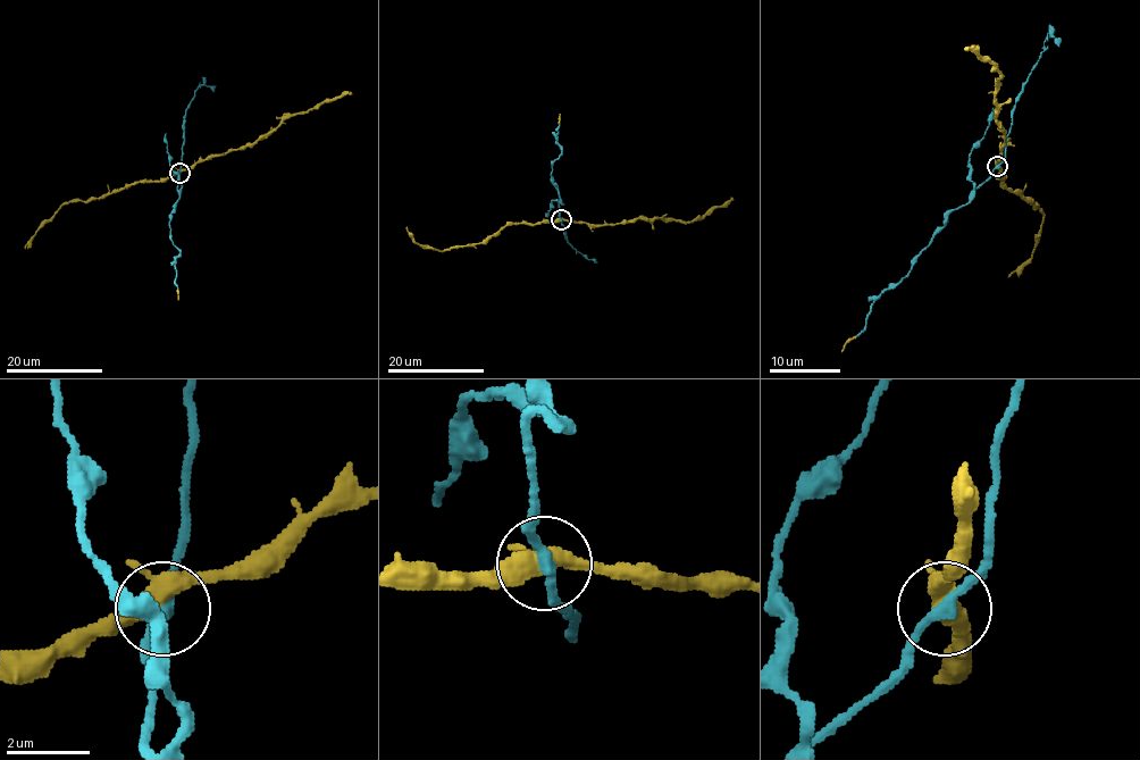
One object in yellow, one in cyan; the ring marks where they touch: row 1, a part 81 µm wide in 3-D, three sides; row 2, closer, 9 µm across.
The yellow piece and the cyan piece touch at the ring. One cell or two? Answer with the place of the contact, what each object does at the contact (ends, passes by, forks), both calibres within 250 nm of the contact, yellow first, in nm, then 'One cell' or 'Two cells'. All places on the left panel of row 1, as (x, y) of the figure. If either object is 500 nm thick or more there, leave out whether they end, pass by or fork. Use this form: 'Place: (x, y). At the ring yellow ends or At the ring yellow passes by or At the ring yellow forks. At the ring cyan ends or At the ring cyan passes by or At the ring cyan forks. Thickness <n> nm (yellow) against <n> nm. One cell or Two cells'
Place: (179, 173). At the ring yellow forks. At the ring cyan passes by. Thickness 400 nm (yellow) against 260 nm. One cell

